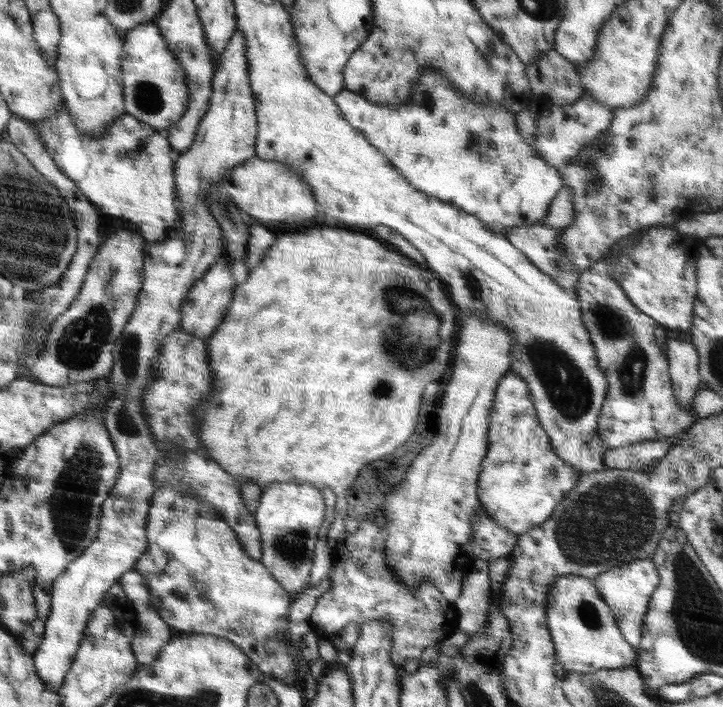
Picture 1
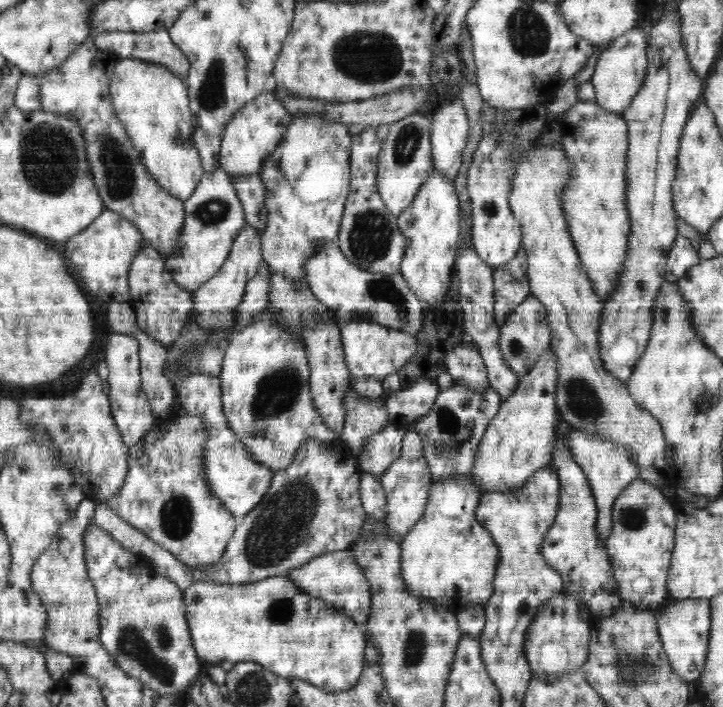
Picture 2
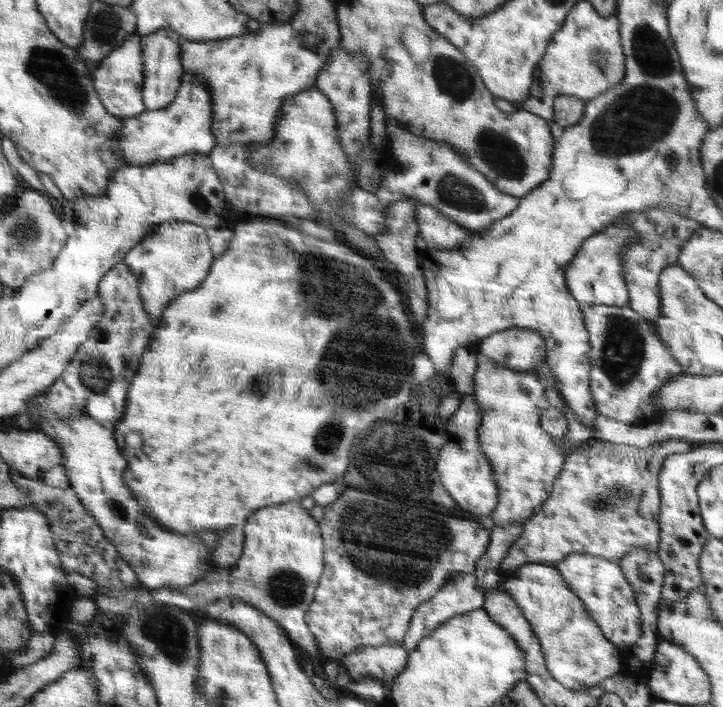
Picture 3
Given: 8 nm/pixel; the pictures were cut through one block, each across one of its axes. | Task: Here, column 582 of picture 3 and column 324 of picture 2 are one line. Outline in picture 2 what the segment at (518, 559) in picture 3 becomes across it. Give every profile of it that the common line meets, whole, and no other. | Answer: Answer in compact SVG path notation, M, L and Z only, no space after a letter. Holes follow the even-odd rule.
M315 438L306 439L301 447L298 449L294 460L283 468L282 470L277 470L272 477L270 486L264 495L264 498L248 513L243 517L239 518L233 535L229 540L229 543L222 554L222 558L216 562L216 564L210 564L210 566L196 566L196 568L191 568L188 566L188 570L199 569L205 574L203 580L212 581L215 583L222 583L225 585L239 585L246 584L256 581L264 580L265 578L270 578L273 576L285 576L290 570L298 568L299 566L305 565L309 560L314 557L320 556L321 554L326 554L334 551L348 549L349 546L358 538L360 529L366 520L368 515L362 506L361 501L361 486L360 478L363 471L359 463L359 457L354 455L351 450L347 447L347 444L342 440L335 444L327 444L320 440L315 440Z

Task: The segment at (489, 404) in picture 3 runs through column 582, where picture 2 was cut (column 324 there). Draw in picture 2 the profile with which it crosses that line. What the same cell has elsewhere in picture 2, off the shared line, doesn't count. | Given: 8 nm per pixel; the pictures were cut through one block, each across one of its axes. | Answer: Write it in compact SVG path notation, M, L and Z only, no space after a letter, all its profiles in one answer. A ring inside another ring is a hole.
M264 308L256 316L254 324L231 336L224 354L223 365L218 374L223 411L228 419L228 427L234 431L236 438L249 450L257 463L268 466L275 473L286 468L294 460L298 449L308 438L315 438L327 444L342 440L342 433L336 434L326 427L321 414L315 409L310 390L311 368L302 340L295 334L282 330L273 319L269 308Z

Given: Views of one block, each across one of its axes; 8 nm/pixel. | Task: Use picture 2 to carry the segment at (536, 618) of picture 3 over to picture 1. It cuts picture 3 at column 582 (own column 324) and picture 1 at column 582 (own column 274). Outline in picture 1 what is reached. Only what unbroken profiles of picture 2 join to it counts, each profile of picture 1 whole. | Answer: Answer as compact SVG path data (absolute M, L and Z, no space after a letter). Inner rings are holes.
M566 575L555 578L547 592L546 621L556 648L556 661L560 662L566 672L594 673L606 669L622 669L635 666L637 663L637 647L624 640L610 607L602 600L595 582L591 578L578 575Z

